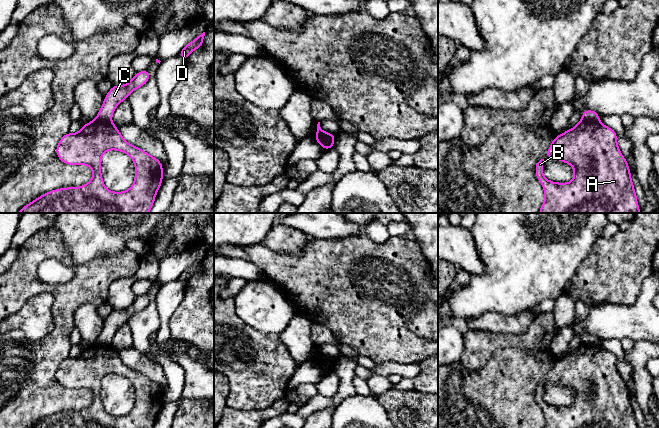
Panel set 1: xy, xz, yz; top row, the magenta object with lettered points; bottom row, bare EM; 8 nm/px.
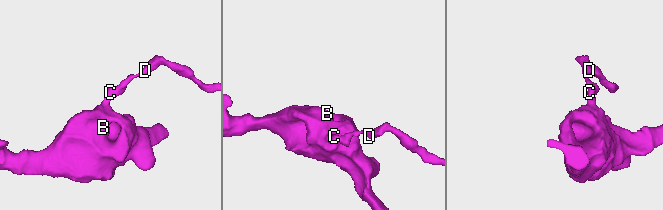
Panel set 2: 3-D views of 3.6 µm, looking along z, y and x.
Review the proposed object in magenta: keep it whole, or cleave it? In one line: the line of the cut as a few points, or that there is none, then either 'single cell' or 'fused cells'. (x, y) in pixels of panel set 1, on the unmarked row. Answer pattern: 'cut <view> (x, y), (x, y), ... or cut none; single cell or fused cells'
cut xz (333, 359), (324, 373); fused cells

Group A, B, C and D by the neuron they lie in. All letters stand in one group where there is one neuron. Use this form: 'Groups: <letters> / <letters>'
Groups: A B / C D

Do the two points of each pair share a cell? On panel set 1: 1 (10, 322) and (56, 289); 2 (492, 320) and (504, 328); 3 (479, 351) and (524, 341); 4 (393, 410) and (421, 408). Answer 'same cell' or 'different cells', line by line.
1: different cells
2: same cell
3: same cell
4: same cell

